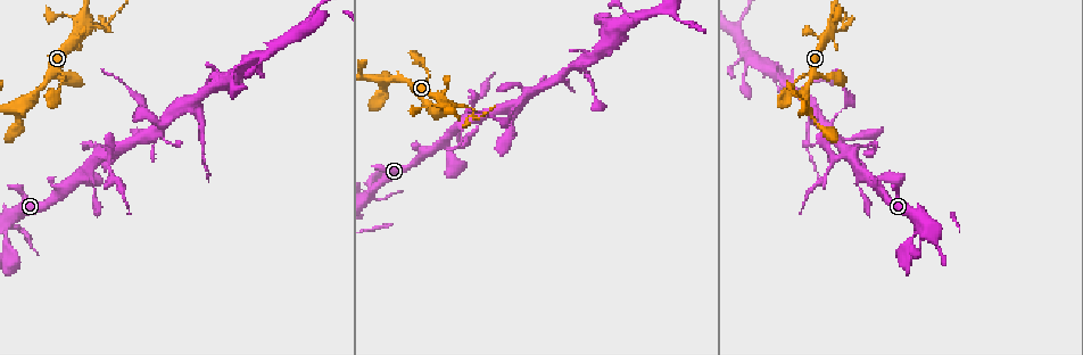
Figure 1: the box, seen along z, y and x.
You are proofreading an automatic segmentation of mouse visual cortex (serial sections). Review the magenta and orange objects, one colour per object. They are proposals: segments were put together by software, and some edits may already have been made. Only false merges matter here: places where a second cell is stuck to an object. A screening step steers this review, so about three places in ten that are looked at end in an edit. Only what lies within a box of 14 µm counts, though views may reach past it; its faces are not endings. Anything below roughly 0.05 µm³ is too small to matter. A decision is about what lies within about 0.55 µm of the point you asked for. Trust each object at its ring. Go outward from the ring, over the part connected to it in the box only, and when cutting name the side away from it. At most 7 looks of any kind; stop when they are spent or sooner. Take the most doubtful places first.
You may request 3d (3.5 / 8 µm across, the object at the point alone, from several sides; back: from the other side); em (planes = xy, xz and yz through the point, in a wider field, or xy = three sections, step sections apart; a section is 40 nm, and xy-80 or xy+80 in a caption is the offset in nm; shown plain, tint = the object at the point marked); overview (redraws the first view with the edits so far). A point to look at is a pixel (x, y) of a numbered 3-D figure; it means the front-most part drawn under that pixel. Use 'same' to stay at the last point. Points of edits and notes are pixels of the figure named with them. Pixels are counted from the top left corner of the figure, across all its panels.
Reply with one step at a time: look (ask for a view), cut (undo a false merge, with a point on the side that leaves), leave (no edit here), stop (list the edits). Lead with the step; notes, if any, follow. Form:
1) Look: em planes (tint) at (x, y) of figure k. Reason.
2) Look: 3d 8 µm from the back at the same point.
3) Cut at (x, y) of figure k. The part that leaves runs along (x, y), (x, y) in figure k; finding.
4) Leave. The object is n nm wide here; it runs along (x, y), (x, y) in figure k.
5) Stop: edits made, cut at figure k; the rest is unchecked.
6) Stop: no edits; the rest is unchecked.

Look: 3d 3.5 µm at (110, 32) of figure 1. Sharp bend.

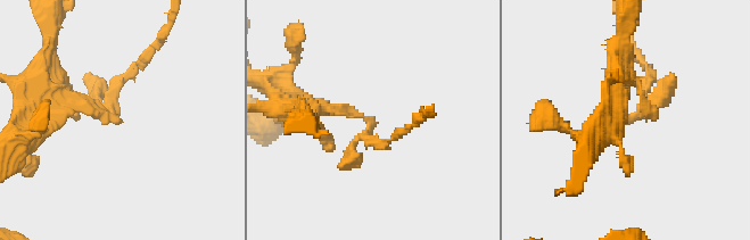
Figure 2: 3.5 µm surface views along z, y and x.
Look: em planes (tint) at (115, 119) of figure 2.

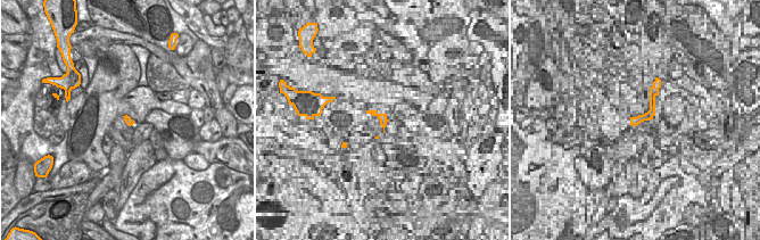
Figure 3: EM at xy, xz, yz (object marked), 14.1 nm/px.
Cut at (97, 88) of figure 2. The part that leaves runs along (115, 118), (115, 87), (161, 34) in figure 2; two cells meet here.

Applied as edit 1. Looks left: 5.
Look: 3d 3.5 µm from the back at (98, 146) of figure 1. Sharp bend.

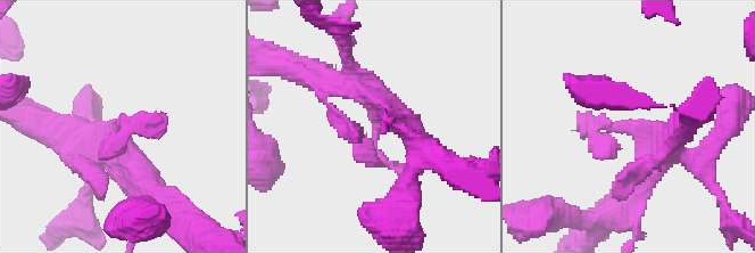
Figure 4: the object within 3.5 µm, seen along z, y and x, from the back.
Leave. It runs along (132, 164), (125, 125), (97, 157) in figure 4; all the same cell.

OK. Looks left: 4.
Look: 3d 8 µm at (512, 114) of figure 1. Thin neck.

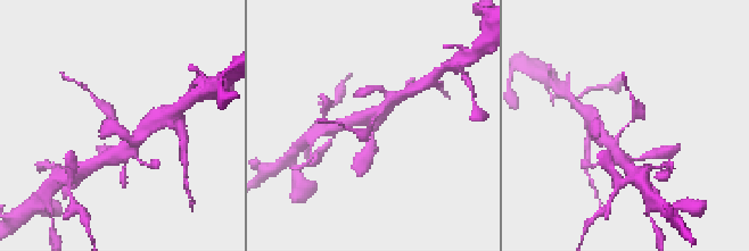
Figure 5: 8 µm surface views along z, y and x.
Look: 3d 3.5 µm at (373, 124) of figure 5. Zoom in.

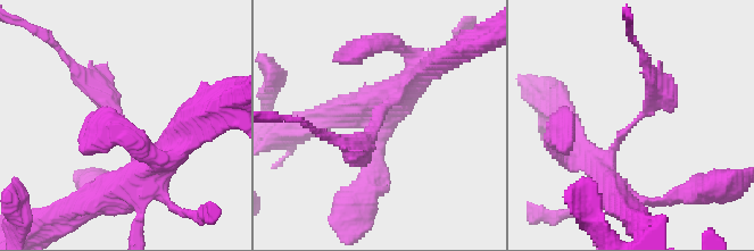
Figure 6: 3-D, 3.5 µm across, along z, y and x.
Look: em planes (tint) at (632, 124) of figure 6. Now the EM.

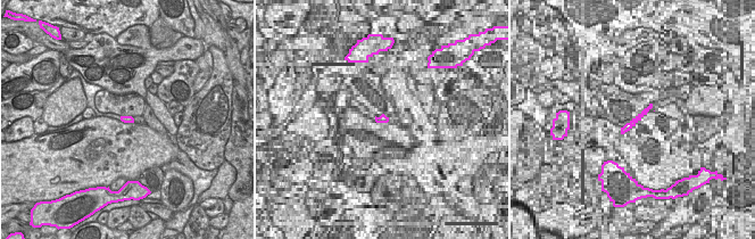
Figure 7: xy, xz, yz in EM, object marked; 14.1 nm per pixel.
Leave. It runs along (134, 182), (142, 157), (79, 73) in figure 6; all the same cell.

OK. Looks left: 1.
Stop: edits made, cut at figure 2; the rest is unchecked.

